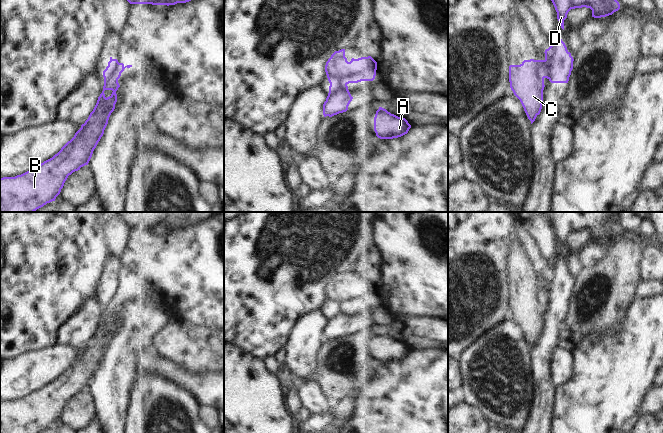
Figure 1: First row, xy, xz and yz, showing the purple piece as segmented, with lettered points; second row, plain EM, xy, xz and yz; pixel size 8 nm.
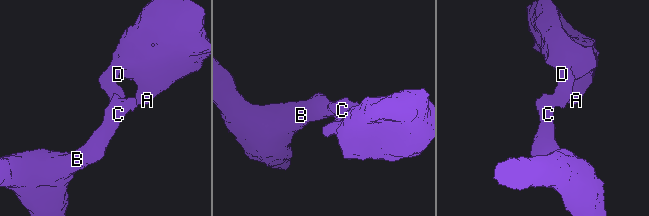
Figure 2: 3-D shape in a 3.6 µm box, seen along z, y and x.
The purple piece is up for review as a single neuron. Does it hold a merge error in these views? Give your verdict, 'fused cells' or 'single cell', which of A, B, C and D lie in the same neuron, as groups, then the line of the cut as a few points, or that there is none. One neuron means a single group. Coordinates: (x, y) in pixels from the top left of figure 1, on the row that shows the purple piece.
fused cells | A D / B C | yz (543, 60), (543, 75), (545, 77)

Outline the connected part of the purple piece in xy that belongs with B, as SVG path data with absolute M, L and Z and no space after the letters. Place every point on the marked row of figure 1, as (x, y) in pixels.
M117 59L108 62L108 66L103 71L103 91L93 111L74 137L57 154L21 175L0 178L0 212L35 212L47 203L55 201L69 175L88 165L94 149L104 134L109 117L115 109L116 91L120 87L118 79L126 67L130 68L132 65L125 66Z

